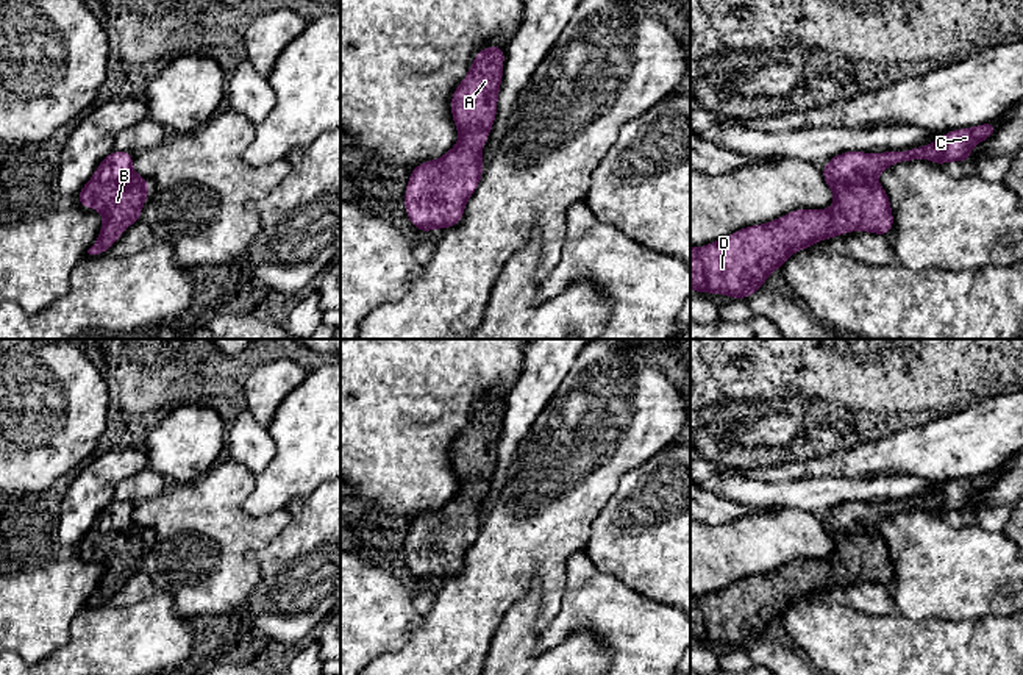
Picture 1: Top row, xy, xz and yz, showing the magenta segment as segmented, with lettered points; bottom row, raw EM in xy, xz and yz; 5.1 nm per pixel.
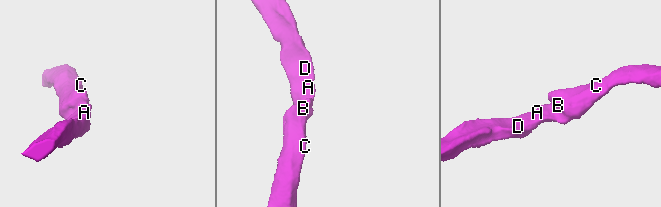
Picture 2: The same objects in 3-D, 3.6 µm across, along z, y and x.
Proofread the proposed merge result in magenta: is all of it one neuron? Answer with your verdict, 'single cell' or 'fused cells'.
single cell

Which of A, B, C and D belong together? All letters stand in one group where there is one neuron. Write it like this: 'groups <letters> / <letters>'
groups A B C D

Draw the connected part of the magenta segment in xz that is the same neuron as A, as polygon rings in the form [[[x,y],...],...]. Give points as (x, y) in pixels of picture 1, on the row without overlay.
[[[487,397],[475,405],[475,411],[451,445],[451,466],[459,481],[459,492],[442,508],[426,511],[411,520],[405,544],[406,564],[414,577],[428,584],[431,578],[445,580],[462,569],[469,547],[476,541],[483,523],[481,497],[495,472],[497,447],[503,427],[504,398]]]

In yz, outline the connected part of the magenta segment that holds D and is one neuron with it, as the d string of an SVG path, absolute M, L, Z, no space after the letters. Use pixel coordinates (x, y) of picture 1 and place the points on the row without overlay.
M995 472L953 480L925 497L862 503L845 502L828 511L823 528L834 544L831 559L795 559L773 572L742 578L717 592L690 597L690 641L748 648L790 605L850 581L887 586L893 564L876 527L900 511L968 512L973 495L998 480Z

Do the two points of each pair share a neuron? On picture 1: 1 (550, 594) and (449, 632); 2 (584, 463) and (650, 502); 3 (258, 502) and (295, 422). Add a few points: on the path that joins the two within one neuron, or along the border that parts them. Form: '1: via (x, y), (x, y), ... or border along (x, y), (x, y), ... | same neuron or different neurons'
1: via (534, 569), (511, 569), (477, 603) | same neuron
2: border along (647, 461), (620, 480), (597, 514) | different neurons
3: via (278, 482), (295, 464), (295, 442) | same neuron

